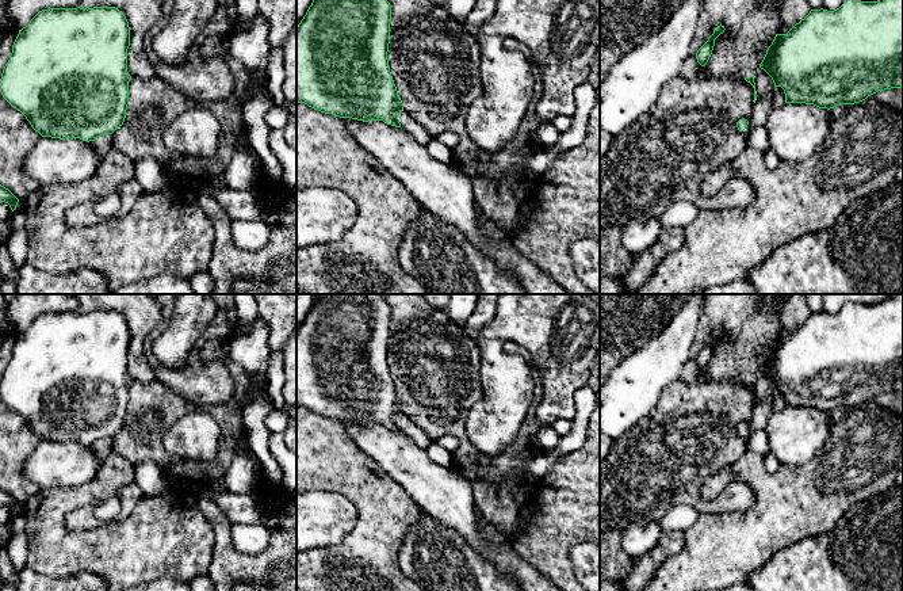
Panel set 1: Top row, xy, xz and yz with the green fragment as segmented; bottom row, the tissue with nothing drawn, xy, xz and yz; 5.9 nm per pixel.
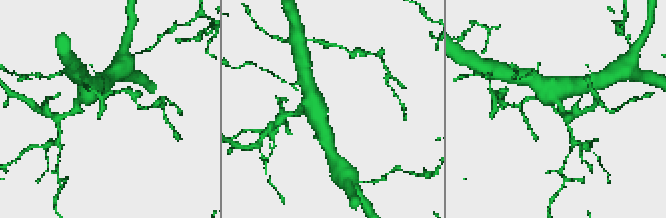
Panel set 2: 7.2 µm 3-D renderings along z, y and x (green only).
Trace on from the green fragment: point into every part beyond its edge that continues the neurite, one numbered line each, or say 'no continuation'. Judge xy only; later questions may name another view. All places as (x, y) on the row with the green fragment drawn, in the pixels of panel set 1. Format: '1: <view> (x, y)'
no continuation

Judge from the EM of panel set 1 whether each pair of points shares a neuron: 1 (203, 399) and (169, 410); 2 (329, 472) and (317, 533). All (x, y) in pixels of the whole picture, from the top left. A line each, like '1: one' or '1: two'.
1: two
2: two

